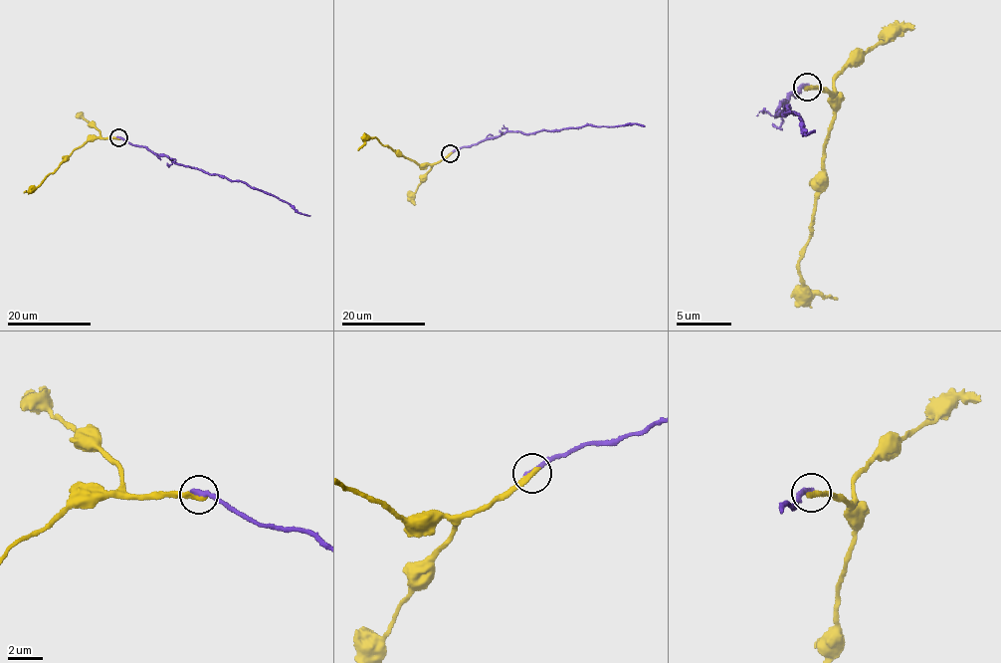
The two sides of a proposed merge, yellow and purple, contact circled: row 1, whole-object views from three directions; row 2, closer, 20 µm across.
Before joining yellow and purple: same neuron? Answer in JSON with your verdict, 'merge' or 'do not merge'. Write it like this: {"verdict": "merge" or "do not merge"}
{"verdict": "do not merge"}

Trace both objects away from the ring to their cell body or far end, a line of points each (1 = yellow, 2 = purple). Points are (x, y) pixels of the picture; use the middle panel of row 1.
1: (450, 154), (439, 161), (418, 164), (373, 137), (367, 139), (358, 150)
2: (450, 154), (507, 131), (533, 134), (590, 124), (645, 125)

